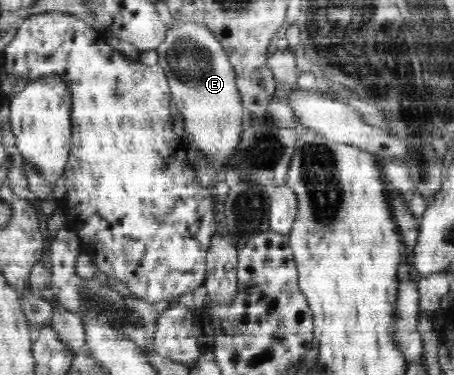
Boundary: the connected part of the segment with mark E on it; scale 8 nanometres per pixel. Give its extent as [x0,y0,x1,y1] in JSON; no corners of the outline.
[156,19,245,163]

